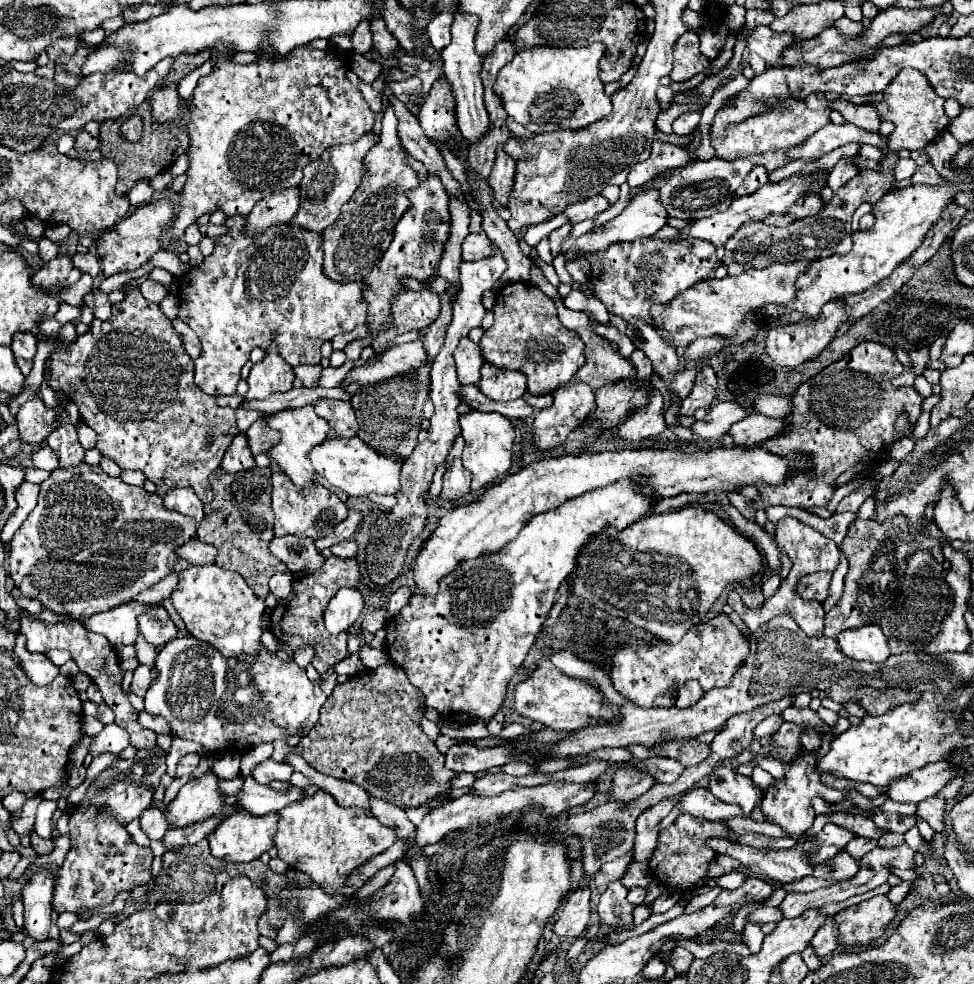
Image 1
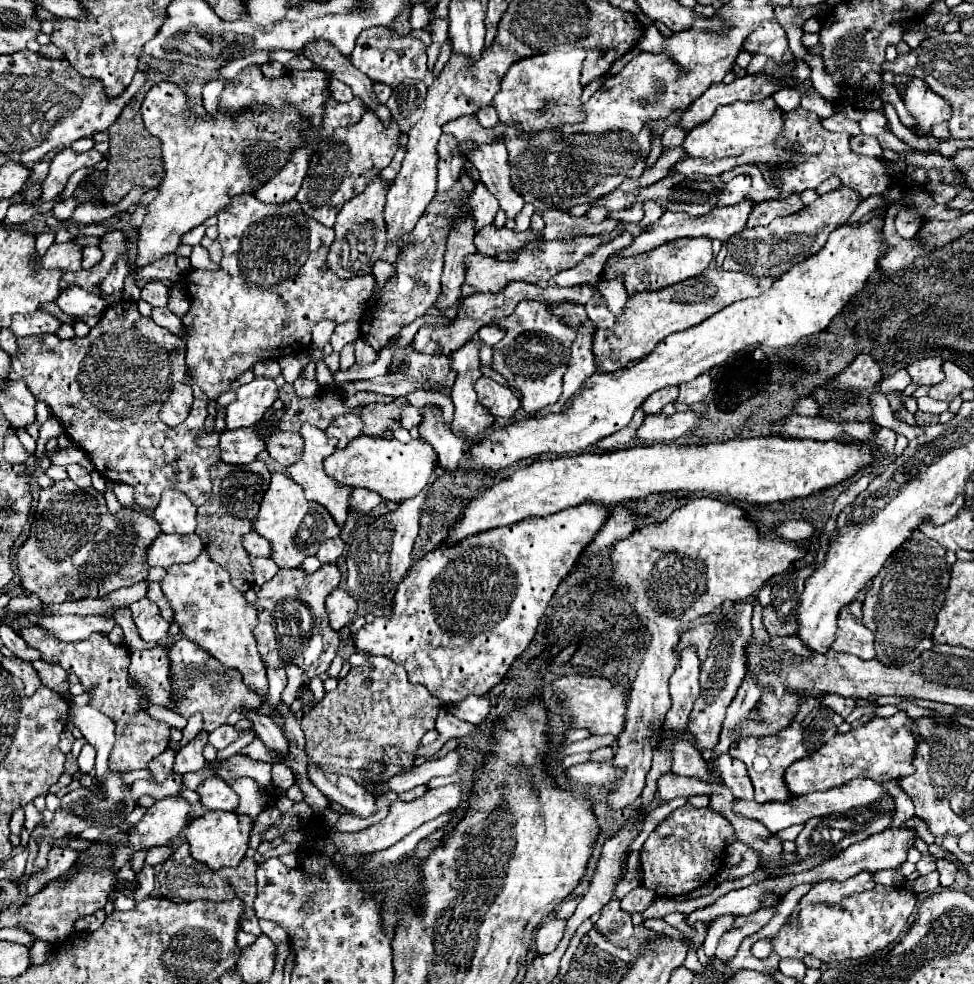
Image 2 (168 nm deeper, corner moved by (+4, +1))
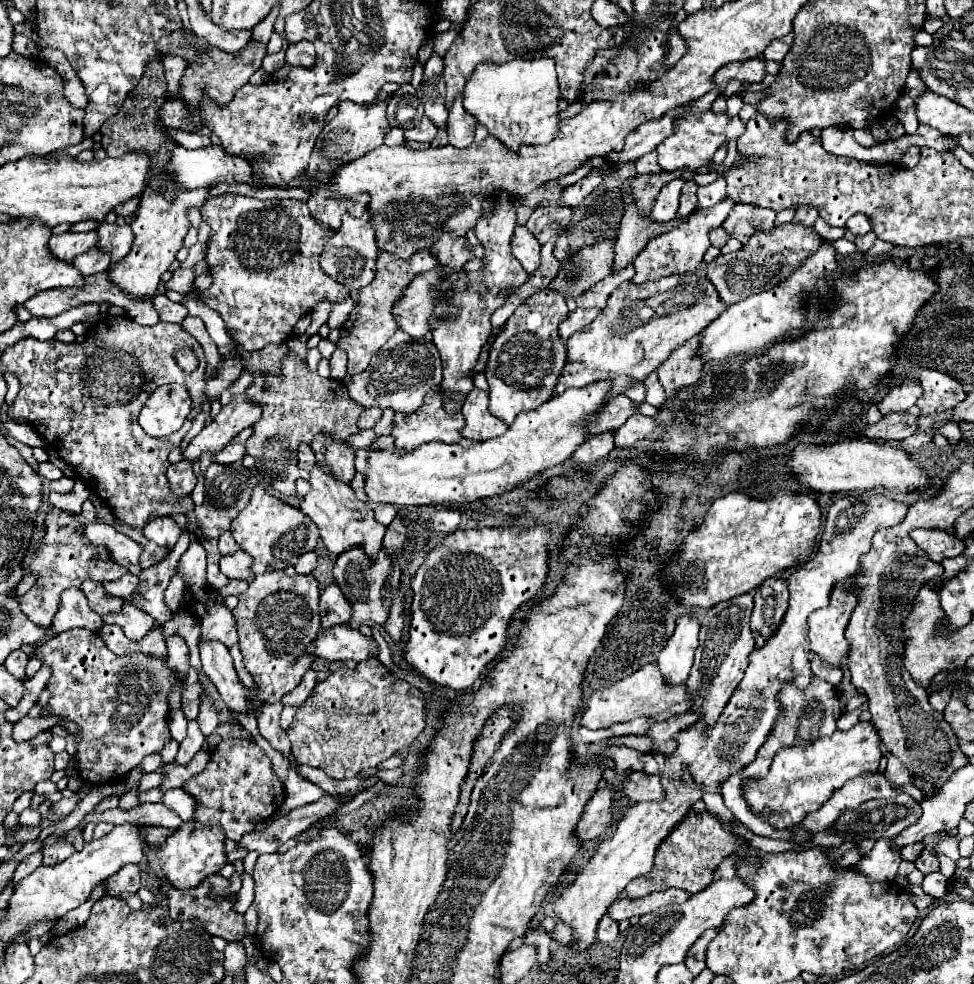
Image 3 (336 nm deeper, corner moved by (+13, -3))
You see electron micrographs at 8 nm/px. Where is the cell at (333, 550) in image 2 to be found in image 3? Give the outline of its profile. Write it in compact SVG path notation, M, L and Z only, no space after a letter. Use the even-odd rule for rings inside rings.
M309 552L309 554L299 556L299 560L295 564L295 572L297 574L311 574L311 570L315 566L317 566L317 554L315 552Z

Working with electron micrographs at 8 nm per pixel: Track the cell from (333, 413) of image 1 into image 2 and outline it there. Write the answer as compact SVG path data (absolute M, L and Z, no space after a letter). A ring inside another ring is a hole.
M348 412L348 414L336 416L330 422L330 426L326 428L326 434L334 436L338 440L338 448L344 448L352 438L362 434L362 426L364 426L364 422L360 420L360 416Z

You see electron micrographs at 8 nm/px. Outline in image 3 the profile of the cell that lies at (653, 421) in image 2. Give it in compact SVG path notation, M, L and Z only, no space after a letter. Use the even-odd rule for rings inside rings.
M631 414L631 418L627 418L627 422L621 428L613 430L615 446L627 448L627 446L633 446L635 442L641 444L651 436L653 428L655 428L653 418L647 418L643 414Z

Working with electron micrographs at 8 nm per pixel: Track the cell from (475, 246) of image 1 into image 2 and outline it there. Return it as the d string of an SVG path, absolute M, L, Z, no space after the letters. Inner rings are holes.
M494 224L484 226L484 230L478 230L474 236L476 250L482 254L488 254L488 256L496 256L500 252L520 252L534 240L538 240L538 236L534 236L530 230L516 234L514 230L510 230L506 226L496 228Z

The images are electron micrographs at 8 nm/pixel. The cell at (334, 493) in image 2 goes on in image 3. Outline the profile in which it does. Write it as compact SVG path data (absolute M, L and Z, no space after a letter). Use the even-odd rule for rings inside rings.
M315 466L311 472L311 490L307 492L307 496L303 496L303 502L299 508L319 528L321 540L329 554L339 556L345 550L361 546L371 560L377 558L377 554L381 550L383 536L385 536L385 526L375 520L373 508L369 502L357 500L355 492L351 490L349 484L339 482L335 476L323 472L319 466Z

